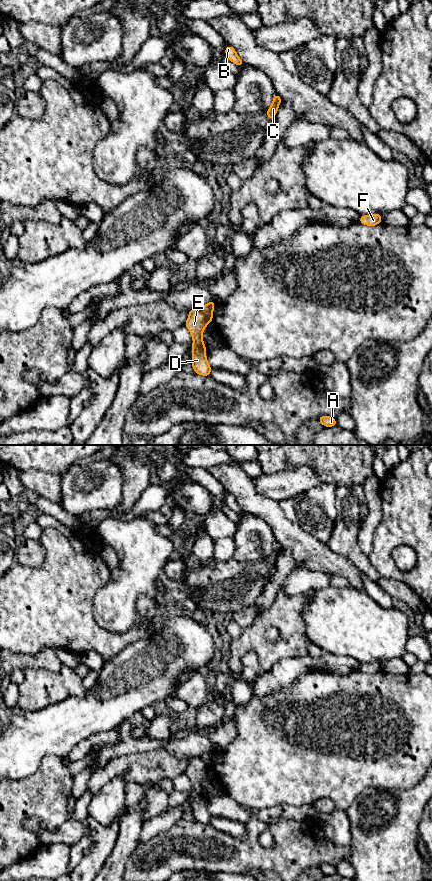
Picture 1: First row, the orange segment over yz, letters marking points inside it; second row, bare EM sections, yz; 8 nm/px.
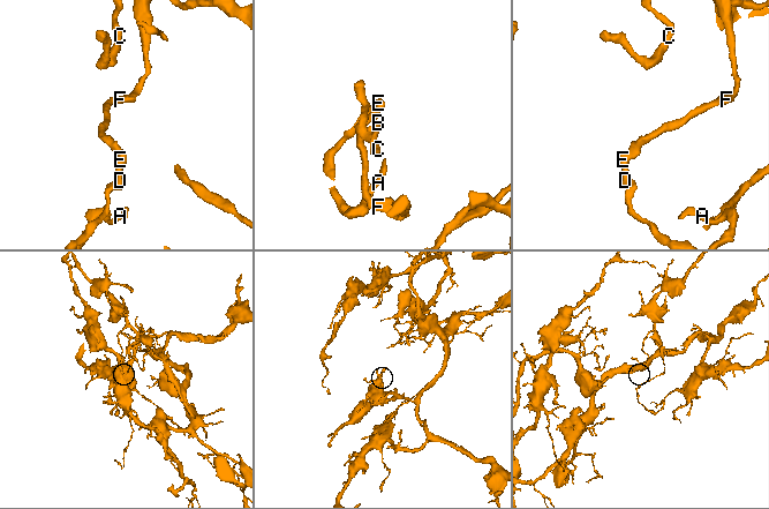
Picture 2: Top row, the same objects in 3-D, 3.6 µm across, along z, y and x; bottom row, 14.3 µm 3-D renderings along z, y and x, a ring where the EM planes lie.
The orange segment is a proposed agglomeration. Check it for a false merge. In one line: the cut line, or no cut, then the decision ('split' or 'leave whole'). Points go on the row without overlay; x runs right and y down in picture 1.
yz (200, 757), (208, 770) | split

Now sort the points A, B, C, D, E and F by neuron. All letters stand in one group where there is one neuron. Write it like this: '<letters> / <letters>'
A D E / B C F

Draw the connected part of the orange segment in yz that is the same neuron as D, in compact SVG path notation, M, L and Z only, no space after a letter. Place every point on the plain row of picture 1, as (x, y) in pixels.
M191 757L184 773L190 779L194 789L191 795L193 802L192 815L196 822L202 824L209 824L212 819L206 807L206 796L202 788L202 781L207 772L207 767L201 757Z

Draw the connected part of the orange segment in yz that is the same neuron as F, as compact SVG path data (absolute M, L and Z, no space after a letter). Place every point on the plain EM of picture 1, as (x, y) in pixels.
M375 661L375 662L372 662L372 663L360 664L359 669L363 673L375 674L375 673L381 671L382 667L381 667L381 662Z

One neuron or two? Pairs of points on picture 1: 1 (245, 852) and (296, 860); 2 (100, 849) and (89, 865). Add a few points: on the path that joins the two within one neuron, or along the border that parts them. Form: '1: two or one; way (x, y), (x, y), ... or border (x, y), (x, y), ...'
1: one; way (258, 852), (283, 852)
2: one; way (99, 853), (93, 861)

